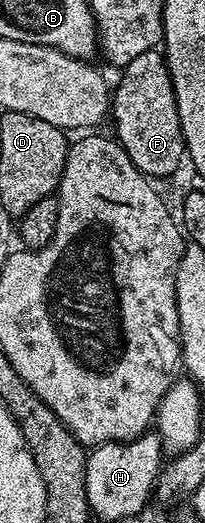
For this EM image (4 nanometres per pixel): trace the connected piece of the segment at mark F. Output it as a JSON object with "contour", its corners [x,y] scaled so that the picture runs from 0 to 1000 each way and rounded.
{"contour":[[[727,94],[702,98],[702,105],[663,105],[663,113],[644,113],[590,140],[576,164],[556,163],[546,170],[566,268],[707,338],[829,338],[898,308],[907,273],[888,268],[878,212],[810,111],[771,94]]]}

